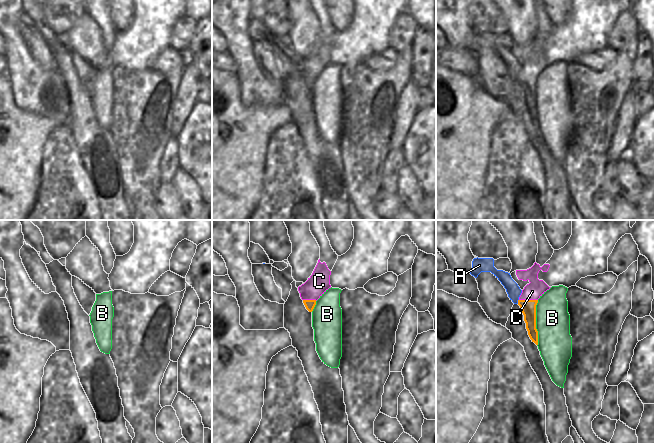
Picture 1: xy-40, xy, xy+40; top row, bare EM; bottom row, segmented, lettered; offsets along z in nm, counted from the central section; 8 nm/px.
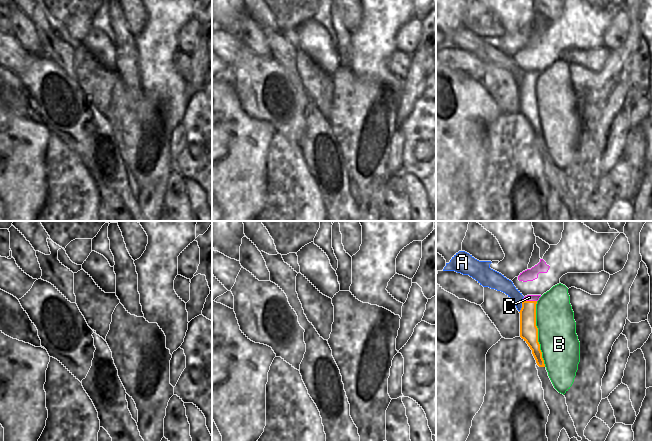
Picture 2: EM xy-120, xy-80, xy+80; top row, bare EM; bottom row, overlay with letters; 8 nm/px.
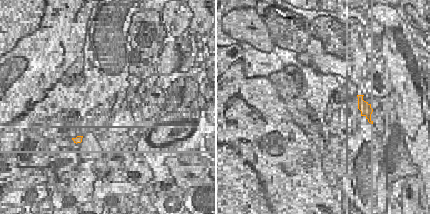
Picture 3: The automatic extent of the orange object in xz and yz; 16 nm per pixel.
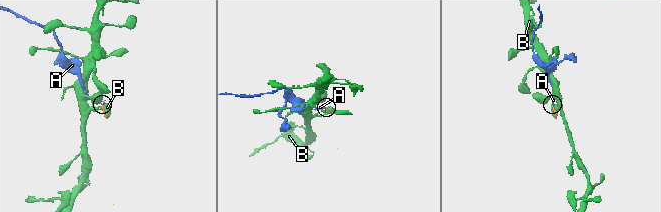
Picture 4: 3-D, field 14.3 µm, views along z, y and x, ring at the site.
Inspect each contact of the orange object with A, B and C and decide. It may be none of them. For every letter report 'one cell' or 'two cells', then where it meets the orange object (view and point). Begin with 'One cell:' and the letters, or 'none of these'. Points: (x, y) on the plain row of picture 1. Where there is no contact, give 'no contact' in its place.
One cell: A
A: one cell; meets orange in xy+40 at (518, 77)
B: two cells; meets orange in xy+40 at (535, 99)
C: two cells; meets orange in xy+40 at (528, 76)

